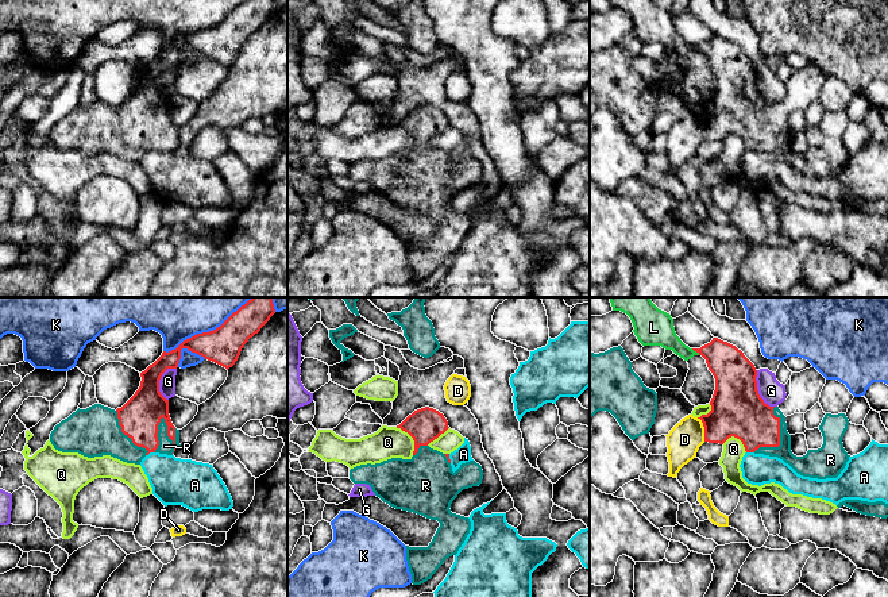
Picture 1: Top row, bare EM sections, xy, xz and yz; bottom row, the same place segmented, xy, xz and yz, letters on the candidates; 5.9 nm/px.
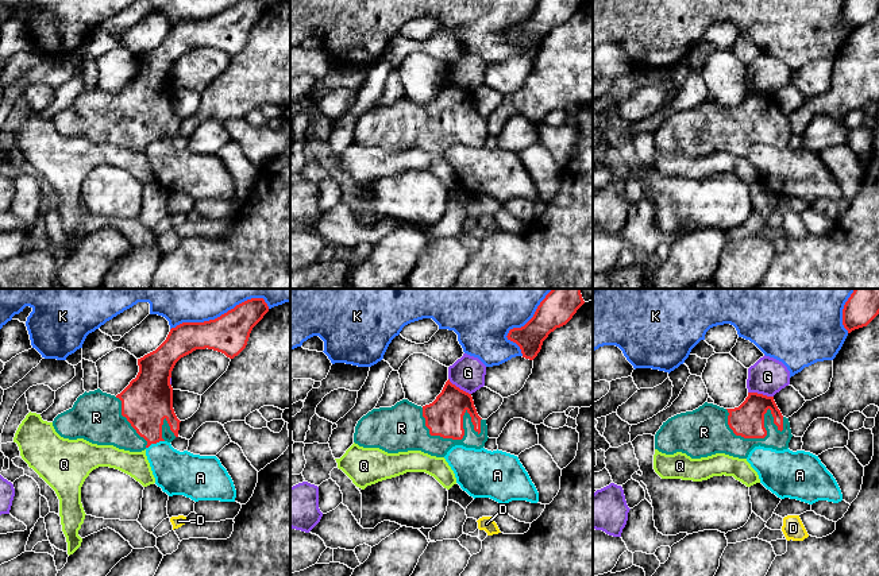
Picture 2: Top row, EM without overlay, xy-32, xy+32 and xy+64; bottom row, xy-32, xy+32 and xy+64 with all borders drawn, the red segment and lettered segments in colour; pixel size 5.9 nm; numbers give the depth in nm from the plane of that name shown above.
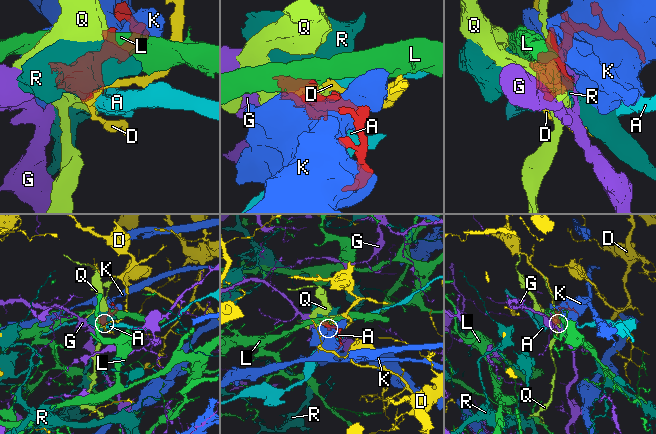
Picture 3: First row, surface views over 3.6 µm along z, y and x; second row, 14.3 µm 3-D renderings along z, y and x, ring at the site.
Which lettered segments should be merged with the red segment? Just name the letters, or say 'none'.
R

